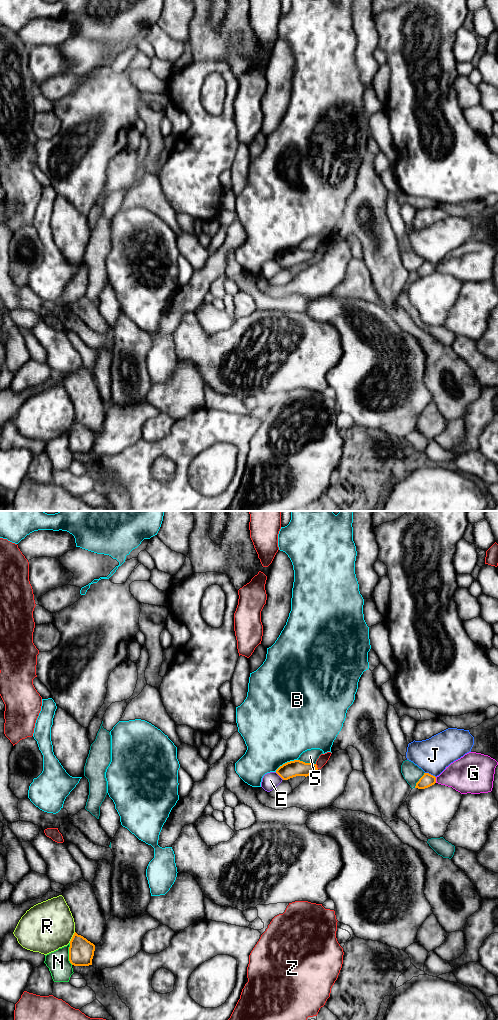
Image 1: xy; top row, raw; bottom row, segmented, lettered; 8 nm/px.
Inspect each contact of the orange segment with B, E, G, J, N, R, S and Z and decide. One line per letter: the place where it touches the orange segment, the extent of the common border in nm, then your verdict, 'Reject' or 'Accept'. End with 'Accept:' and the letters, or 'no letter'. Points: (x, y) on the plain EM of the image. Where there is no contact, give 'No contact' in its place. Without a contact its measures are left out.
B: Touches orange at xy (287, 250). Shared border 200 nm. Reject
E: Touches orange at xy (279, 263). Shared border 90 nm. Reject
G: Touches orange at xy (435, 268). Shared border 50 nm. Reject
J: Touches orange at xy (430, 262). Shared border 100 nm. Reject
N: Touches orange at xy (69, 442). Shared border 180 nm. Reject
R: Touches orange at xy (72, 425). Shared border 100 nm. Reject
S: Touches orange at xy (307, 251). Shared border 150 nm. Reject
Z: Touches orange at xy (316, 254). Shared border 50 nm. Reject
Accept: no letter

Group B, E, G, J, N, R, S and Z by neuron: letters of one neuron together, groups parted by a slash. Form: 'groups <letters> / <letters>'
groups B / E N / G / J / R / S / Z

